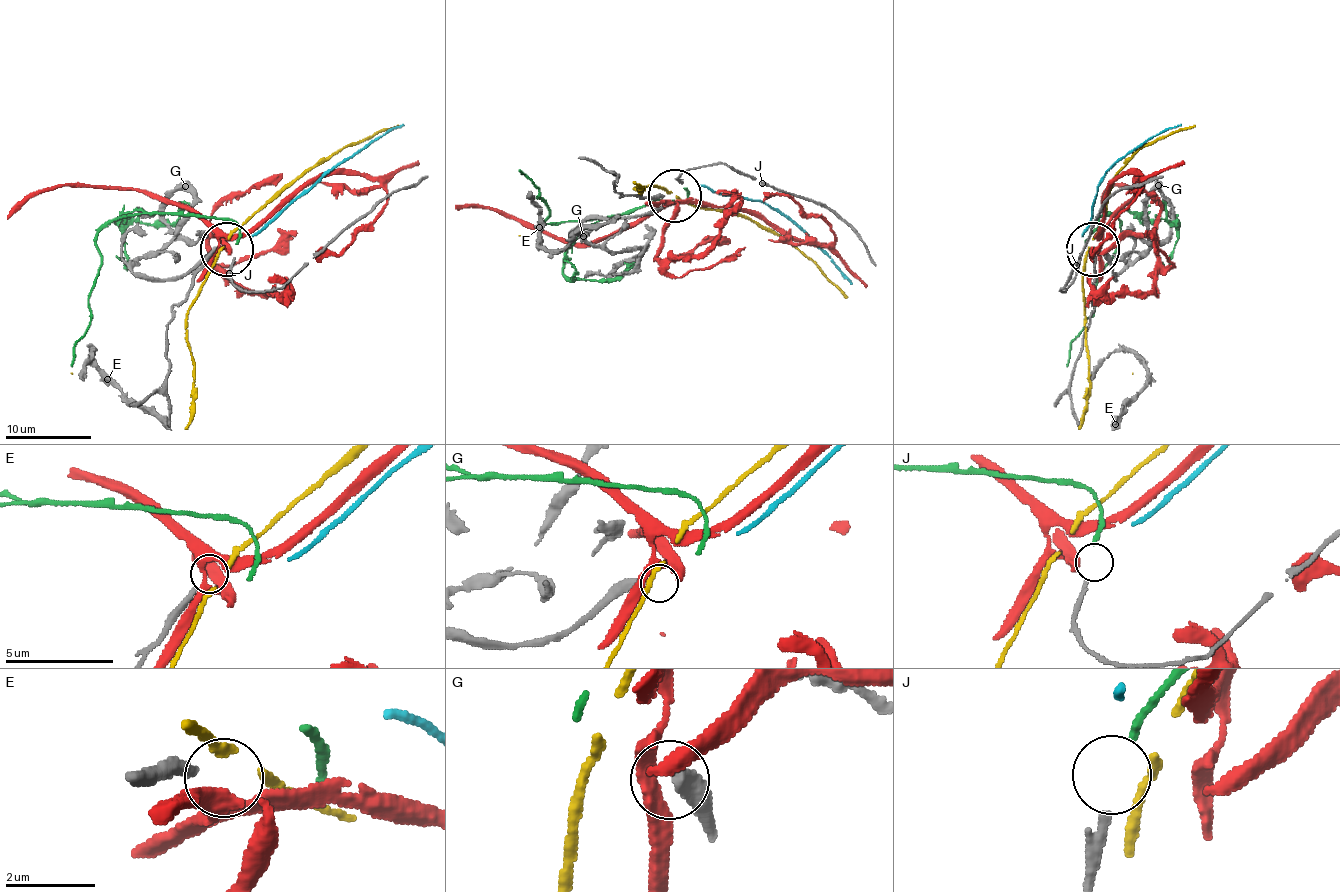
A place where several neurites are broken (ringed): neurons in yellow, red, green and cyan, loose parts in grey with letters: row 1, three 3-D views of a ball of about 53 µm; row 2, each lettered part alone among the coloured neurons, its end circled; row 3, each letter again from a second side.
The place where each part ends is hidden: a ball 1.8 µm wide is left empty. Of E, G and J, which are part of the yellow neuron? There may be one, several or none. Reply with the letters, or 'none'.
none

